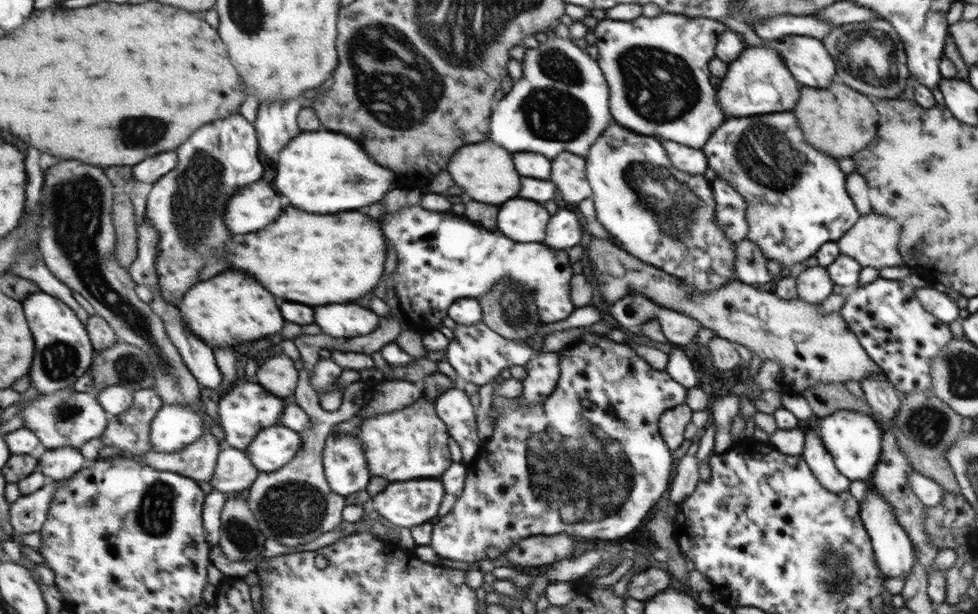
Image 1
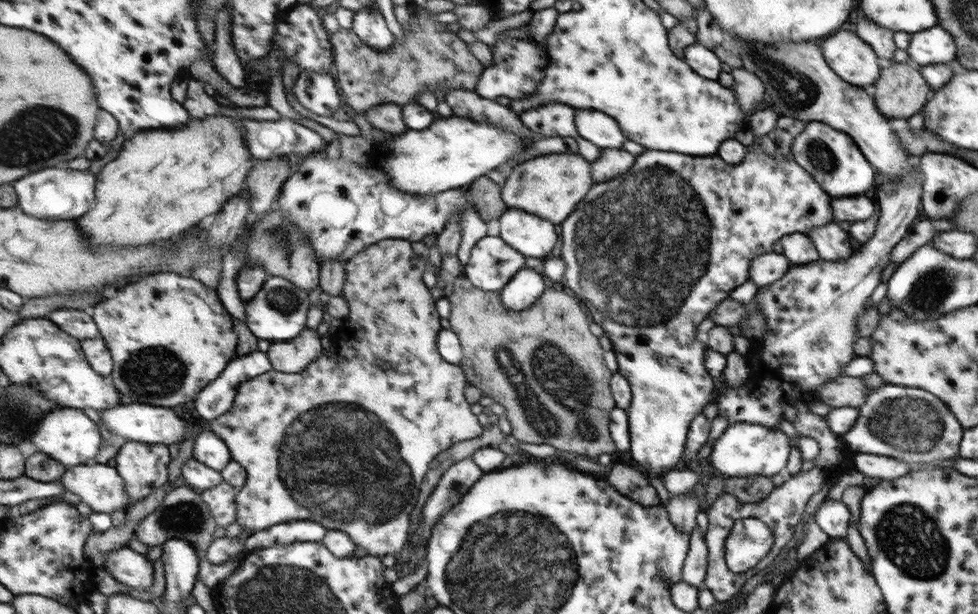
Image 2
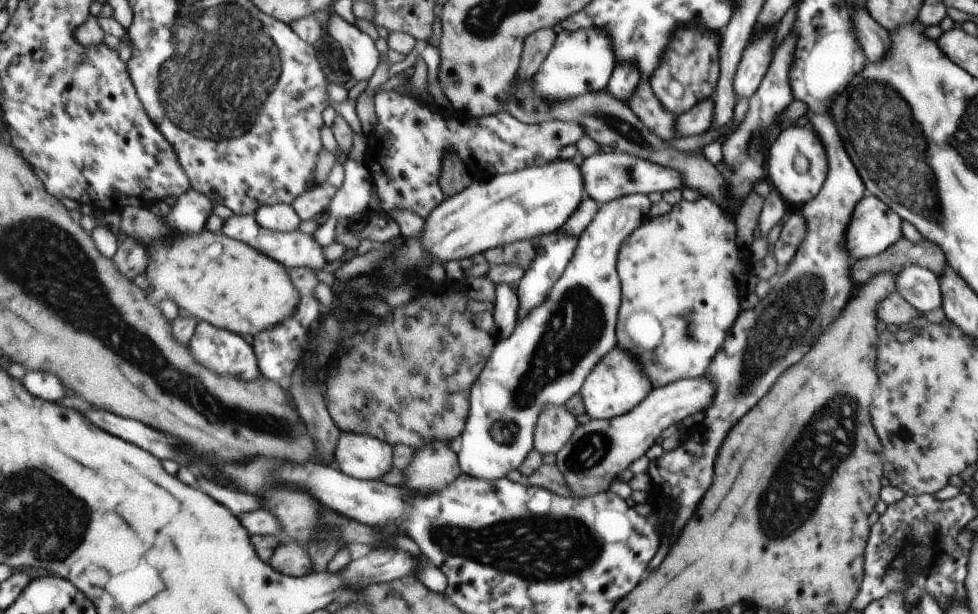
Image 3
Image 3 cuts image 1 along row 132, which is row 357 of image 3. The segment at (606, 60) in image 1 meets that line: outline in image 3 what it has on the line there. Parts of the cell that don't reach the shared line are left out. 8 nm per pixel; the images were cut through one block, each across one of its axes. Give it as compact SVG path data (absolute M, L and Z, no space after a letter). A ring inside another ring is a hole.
M703 196L699 197L695 201L685 201L681 199L674 204L669 212L663 216L653 217L651 220L646 218L647 222L642 222L637 228L621 243L620 249L616 258L616 271L620 280L620 307L618 308L617 318L617 347L623 350L629 351L637 362L642 366L646 377L650 379L650 383L653 387L662 387L670 382L678 381L679 379L692 379L703 377L707 368L709 368L709 362L713 360L715 352L719 350L723 338L725 338L725 332L731 328L733 320L737 318L739 314L739 292L741 288L745 288L746 278L748 277L748 271L743 268L743 260L741 260L741 253L745 250L735 244L735 225L733 220L727 218L724 210L718 203L713 202L711 199ZM689 318L693 318L697 322L697 338L699 340L693 340L691 334L689 334Z

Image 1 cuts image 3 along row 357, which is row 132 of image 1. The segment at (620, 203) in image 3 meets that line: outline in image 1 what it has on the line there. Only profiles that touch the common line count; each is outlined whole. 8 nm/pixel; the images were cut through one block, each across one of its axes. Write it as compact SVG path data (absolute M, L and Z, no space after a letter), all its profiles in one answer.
M545 38L543 42L539 42L537 48L526 50L520 64L521 77L513 81L511 89L496 102L494 110L491 110L493 114L489 122L491 132L488 140L511 152L534 152L549 160L563 152L585 158L590 146L613 121L612 116L609 116L610 110L607 110L607 96L610 96L610 92L607 92L606 78L603 77L598 62L589 58L567 38Z

